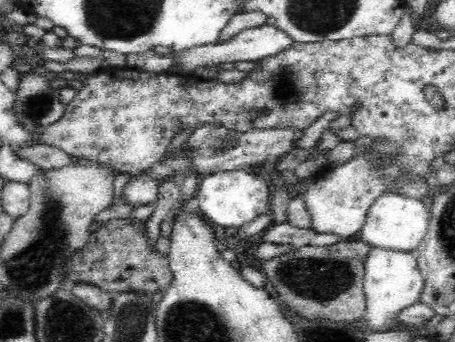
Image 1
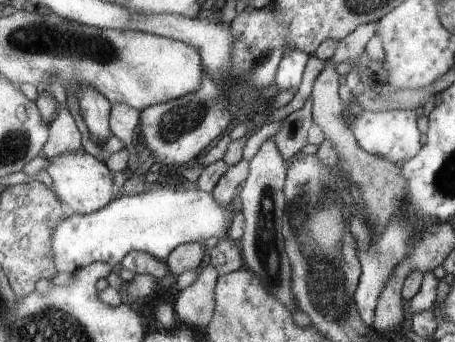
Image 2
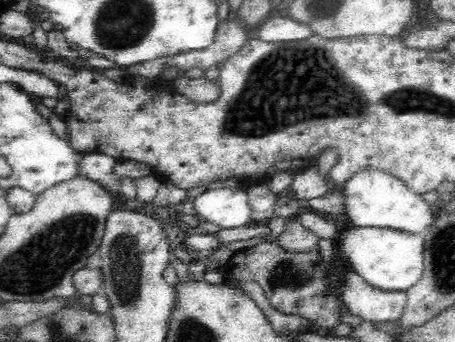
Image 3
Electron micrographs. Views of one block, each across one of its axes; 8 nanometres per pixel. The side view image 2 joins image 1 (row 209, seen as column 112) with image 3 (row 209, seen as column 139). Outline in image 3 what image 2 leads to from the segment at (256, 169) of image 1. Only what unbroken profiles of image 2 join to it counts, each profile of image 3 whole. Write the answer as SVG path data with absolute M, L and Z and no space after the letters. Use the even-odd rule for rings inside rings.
M232 188L206 190L194 198L194 212L222 230L252 226L252 210L246 192Z

